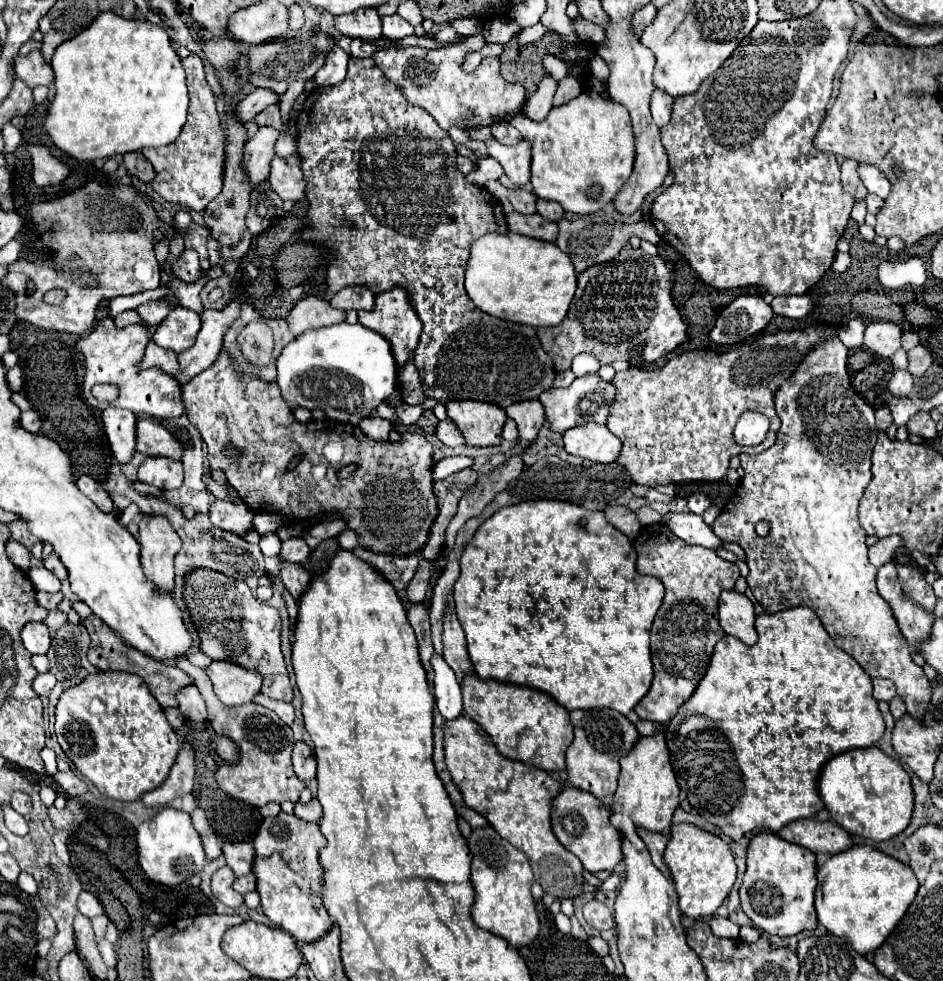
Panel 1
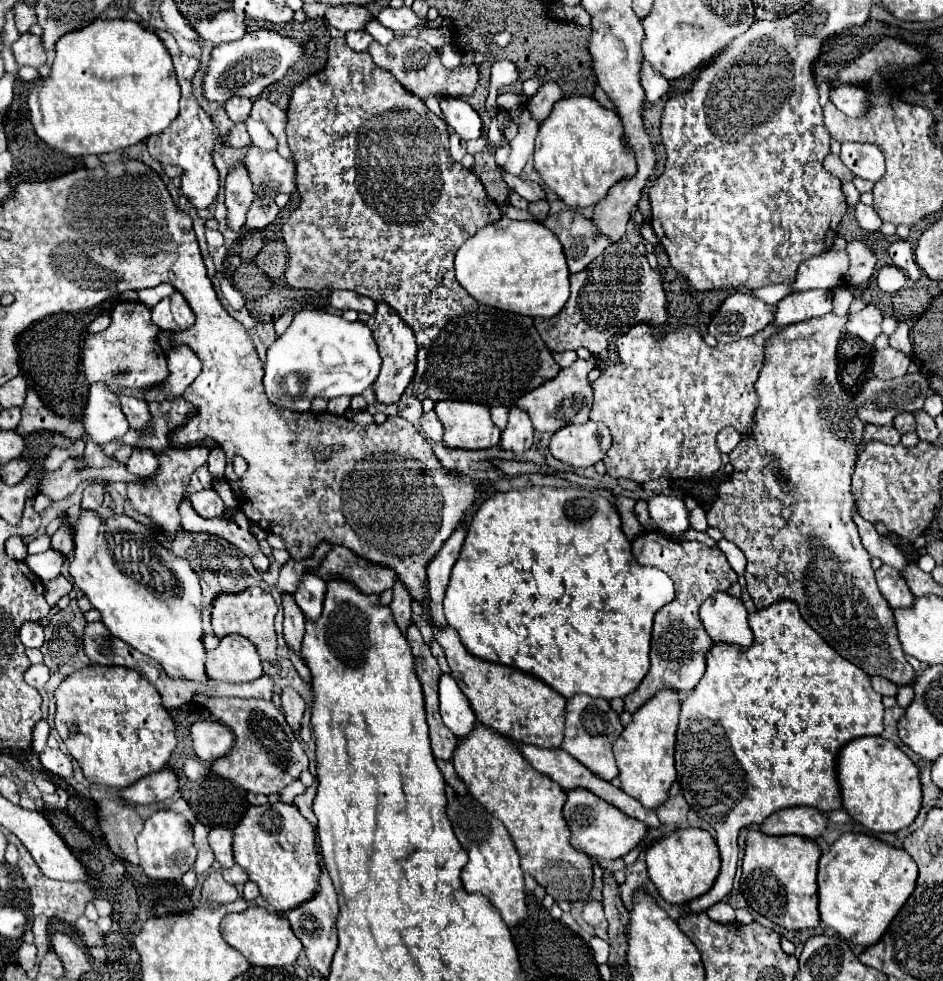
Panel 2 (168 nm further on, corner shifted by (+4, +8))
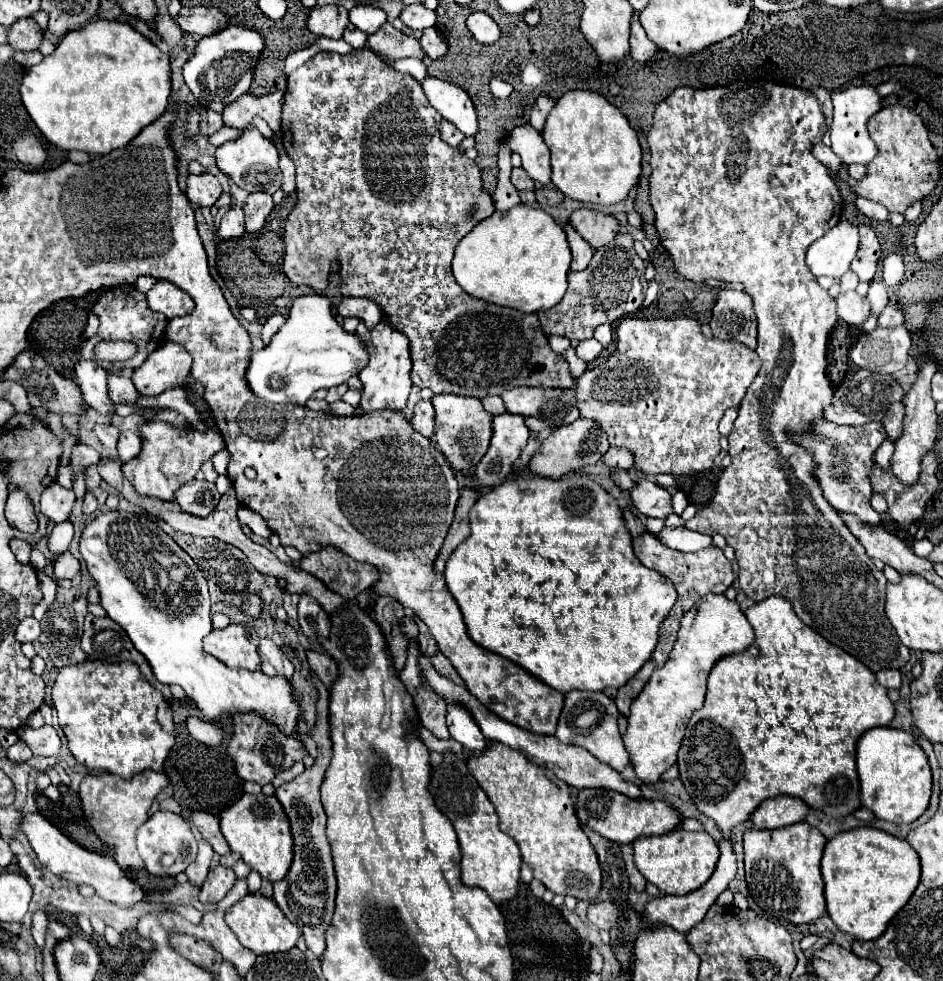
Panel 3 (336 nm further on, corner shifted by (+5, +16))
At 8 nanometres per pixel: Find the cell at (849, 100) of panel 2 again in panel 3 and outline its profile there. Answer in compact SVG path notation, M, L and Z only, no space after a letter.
M851 86L847 90L831 90L833 98L833 122L831 122L831 148L843 160L843 164L869 164L877 156L875 142L869 138L865 122L881 110L883 96L875 86Z

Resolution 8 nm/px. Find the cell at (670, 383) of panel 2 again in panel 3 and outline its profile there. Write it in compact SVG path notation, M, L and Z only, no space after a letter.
M623 318L617 328L615 328L615 336L617 336L617 350L611 354L611 358L593 370L587 370L581 378L577 378L577 408L581 412L581 416L585 418L593 418L599 420L599 424L603 426L603 430L609 434L609 444L611 446L619 446L619 448L627 448L633 454L633 468L635 470L643 470L643 474L647 476L655 476L655 474L673 474L673 476L683 476L683 474L697 474L697 472L705 472L709 468L713 468L715 456L719 454L719 432L717 432L717 424L723 418L723 412L727 408L737 408L747 392L747 388L751 386L751 382L755 380L759 368L761 368L761 360L757 356L755 350L739 344L739 342L725 342L719 338L705 338L701 334L699 322L693 318L657 318L657 320L649 320L649 318Z

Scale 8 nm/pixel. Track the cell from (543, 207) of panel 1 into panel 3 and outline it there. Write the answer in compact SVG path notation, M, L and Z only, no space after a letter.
M513 168L513 174L511 174L511 182L517 190L535 190L535 184L533 180L527 176L527 172L523 168Z

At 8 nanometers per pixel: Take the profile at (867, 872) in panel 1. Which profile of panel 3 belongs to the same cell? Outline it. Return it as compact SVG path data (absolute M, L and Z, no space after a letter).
M865 826L839 832L827 842L821 874L825 880L827 914L835 926L853 938L875 940L915 892L921 870L919 856L907 840Z

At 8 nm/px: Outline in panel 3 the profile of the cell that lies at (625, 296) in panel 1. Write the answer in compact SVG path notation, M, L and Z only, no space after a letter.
M617 234L611 244L595 250L591 264L583 272L569 272L569 288L557 306L537 312L543 334L585 340L593 336L597 326L615 324L625 316L637 314L645 300L645 286L641 284L643 274L645 266L633 250L633 238L629 234Z

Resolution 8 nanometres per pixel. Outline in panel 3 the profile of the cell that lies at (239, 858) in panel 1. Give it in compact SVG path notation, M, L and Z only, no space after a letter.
M193 812L191 814L191 822L193 826L201 832L201 836L213 846L213 850L221 856L229 854L229 844L225 842L225 836L221 834L221 828L219 828L219 818L213 816L213 814L207 814L207 812Z

